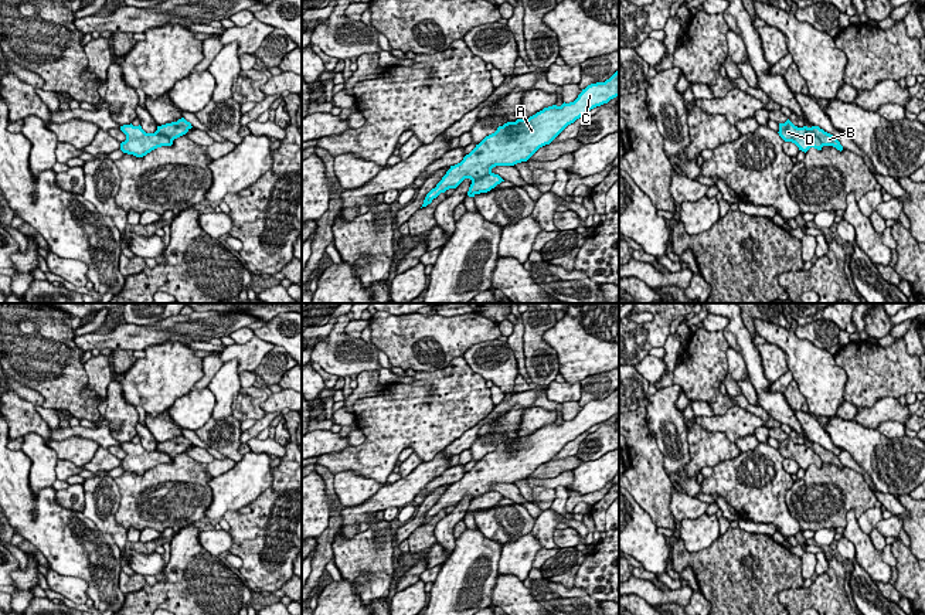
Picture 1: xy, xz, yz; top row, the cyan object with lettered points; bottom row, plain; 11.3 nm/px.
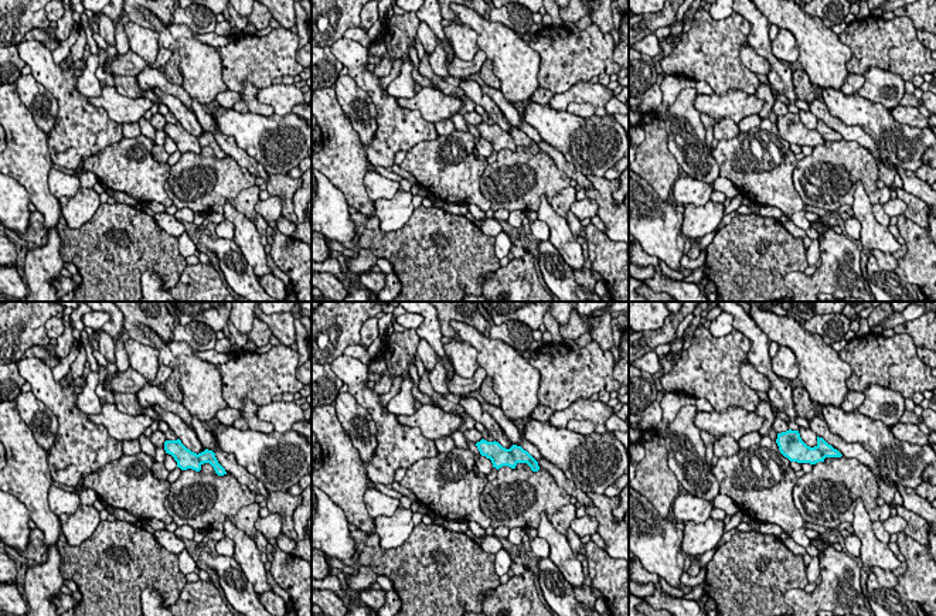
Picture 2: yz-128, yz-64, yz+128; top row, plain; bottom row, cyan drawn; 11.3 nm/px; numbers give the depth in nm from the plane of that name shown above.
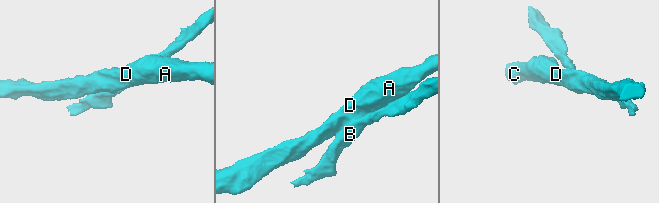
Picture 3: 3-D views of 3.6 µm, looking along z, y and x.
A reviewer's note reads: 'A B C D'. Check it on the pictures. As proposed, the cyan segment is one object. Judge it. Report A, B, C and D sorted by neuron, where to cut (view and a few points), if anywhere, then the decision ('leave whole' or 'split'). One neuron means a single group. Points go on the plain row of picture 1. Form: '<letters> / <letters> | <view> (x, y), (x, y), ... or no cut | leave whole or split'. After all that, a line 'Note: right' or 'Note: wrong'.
A C D / B | xz (492, 491), (472, 499) | split
Note: wrong

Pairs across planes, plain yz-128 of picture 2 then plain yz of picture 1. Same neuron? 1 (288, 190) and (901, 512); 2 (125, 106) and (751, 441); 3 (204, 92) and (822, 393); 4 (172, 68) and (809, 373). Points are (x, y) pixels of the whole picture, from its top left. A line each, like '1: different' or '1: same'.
1: different
2: different
3: same
4: different

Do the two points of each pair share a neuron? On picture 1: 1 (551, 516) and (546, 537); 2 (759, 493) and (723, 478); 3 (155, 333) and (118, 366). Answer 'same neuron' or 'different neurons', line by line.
1: same neuron
2: same neuron
3: different neurons

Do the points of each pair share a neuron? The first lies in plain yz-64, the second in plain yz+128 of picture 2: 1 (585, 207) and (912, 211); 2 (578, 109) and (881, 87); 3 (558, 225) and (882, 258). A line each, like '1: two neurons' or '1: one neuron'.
1: two neurons
2: two neurons
3: two neurons

